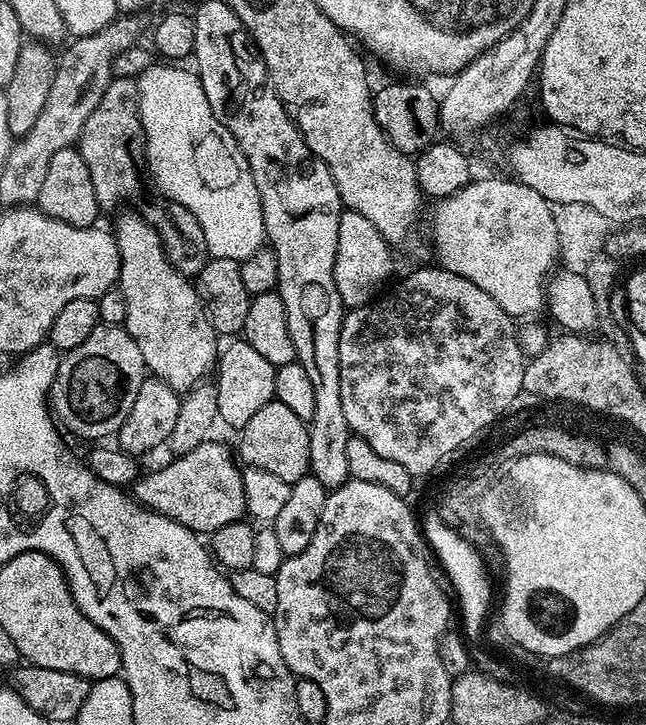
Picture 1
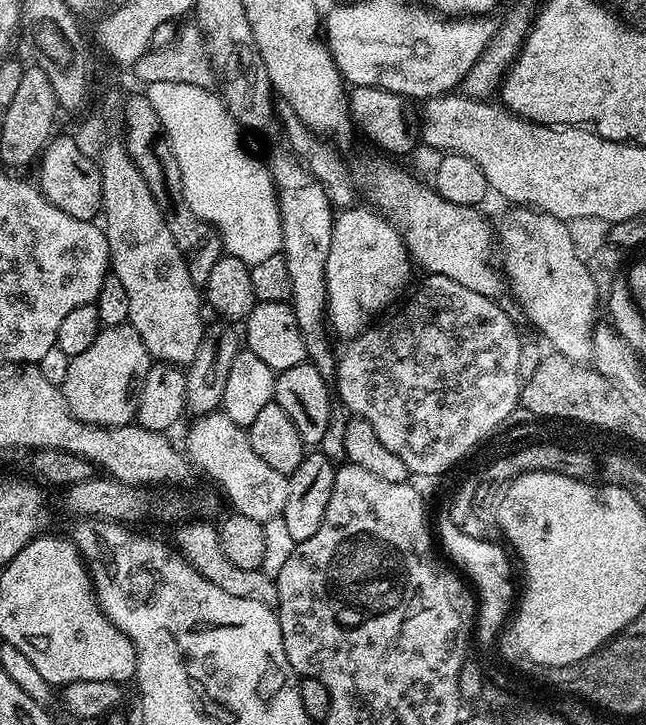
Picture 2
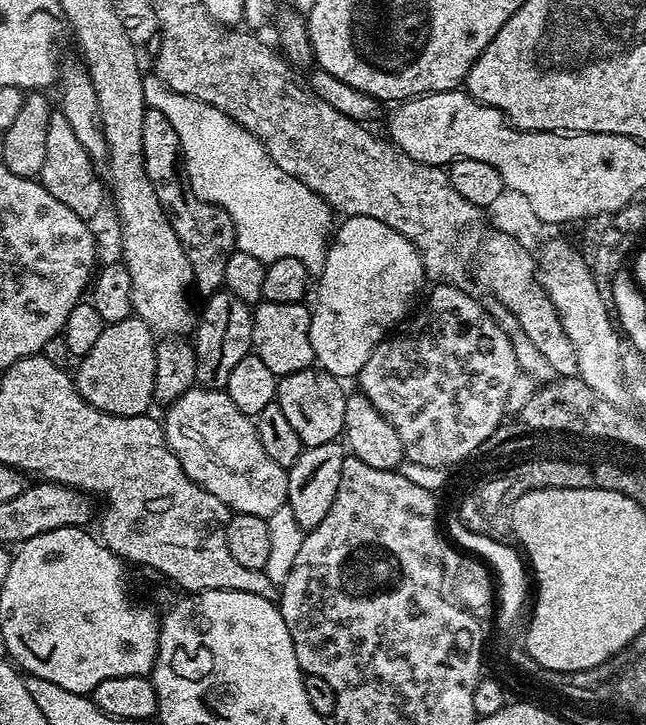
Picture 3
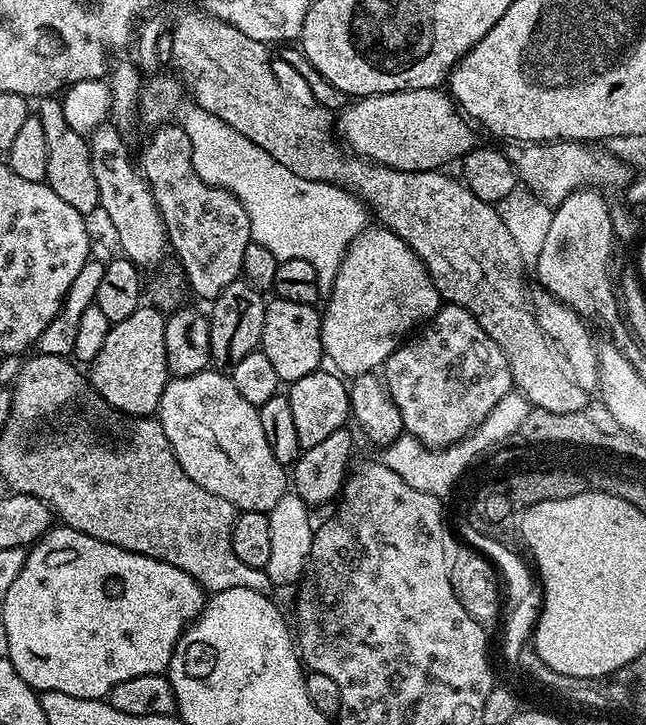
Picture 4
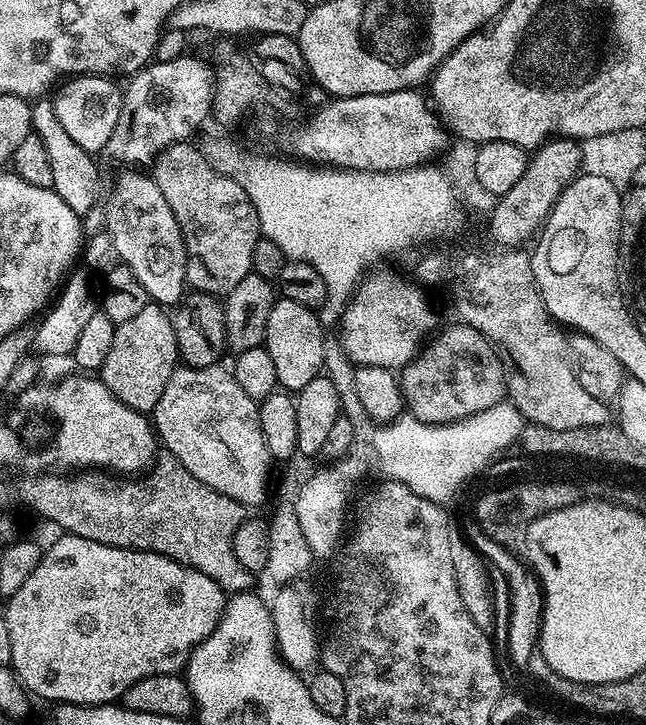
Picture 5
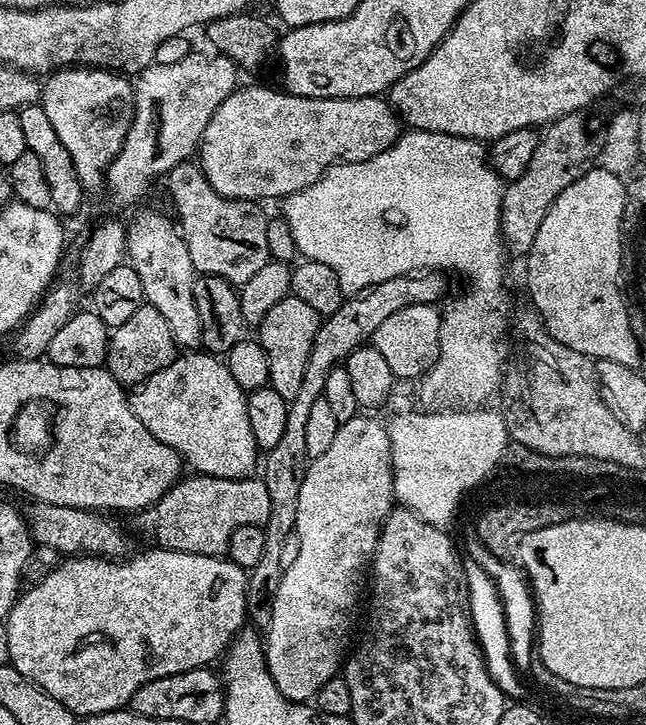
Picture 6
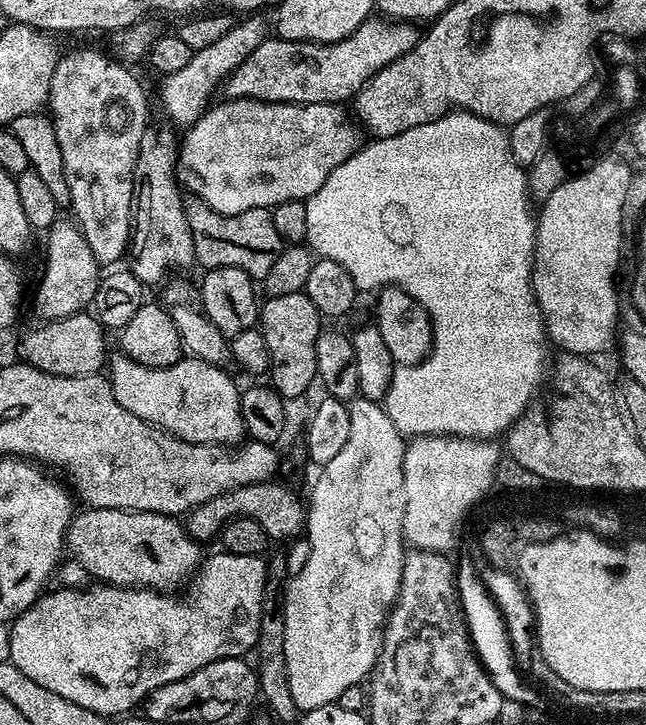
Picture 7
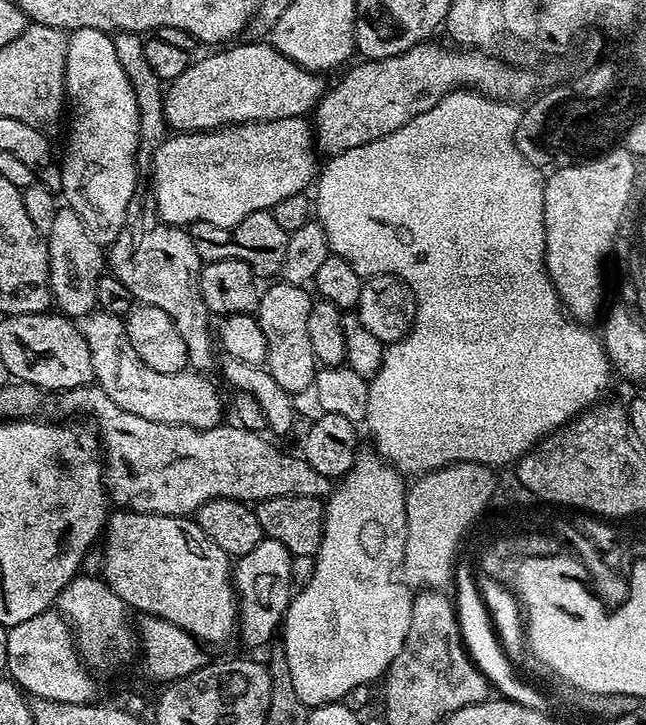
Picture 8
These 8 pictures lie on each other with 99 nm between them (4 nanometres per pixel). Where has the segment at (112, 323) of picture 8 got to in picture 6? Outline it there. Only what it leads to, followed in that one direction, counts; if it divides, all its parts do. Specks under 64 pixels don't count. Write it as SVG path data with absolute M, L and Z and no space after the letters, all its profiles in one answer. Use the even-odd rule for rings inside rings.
M188 350L177 355L158 374L131 389L128 405L138 414L138 422L166 442L188 464L193 473L214 478L252 476L258 468L258 449L246 414L248 397L234 382L227 363L204 350Z

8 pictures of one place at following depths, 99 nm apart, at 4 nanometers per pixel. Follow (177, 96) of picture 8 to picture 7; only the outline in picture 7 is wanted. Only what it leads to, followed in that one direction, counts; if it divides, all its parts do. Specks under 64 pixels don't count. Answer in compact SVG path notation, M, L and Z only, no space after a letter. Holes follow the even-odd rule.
M369 18L354 30L354 34L333 44L269 38L228 75L227 95L275 104L340 104L351 101L356 91L382 70L382 66L409 52L420 40L421 33L412 28L415 27L408 22Z

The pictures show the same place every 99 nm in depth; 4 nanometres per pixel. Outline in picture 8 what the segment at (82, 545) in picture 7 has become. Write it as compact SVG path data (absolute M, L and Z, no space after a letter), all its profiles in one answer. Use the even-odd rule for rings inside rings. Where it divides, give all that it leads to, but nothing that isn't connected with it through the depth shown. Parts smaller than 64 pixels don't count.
M116 510L109 515L102 533L105 584L122 598L133 613L156 616L186 630L201 645L224 644L238 632L238 597L234 583L234 564L228 552L187 516L159 516L145 512Z

